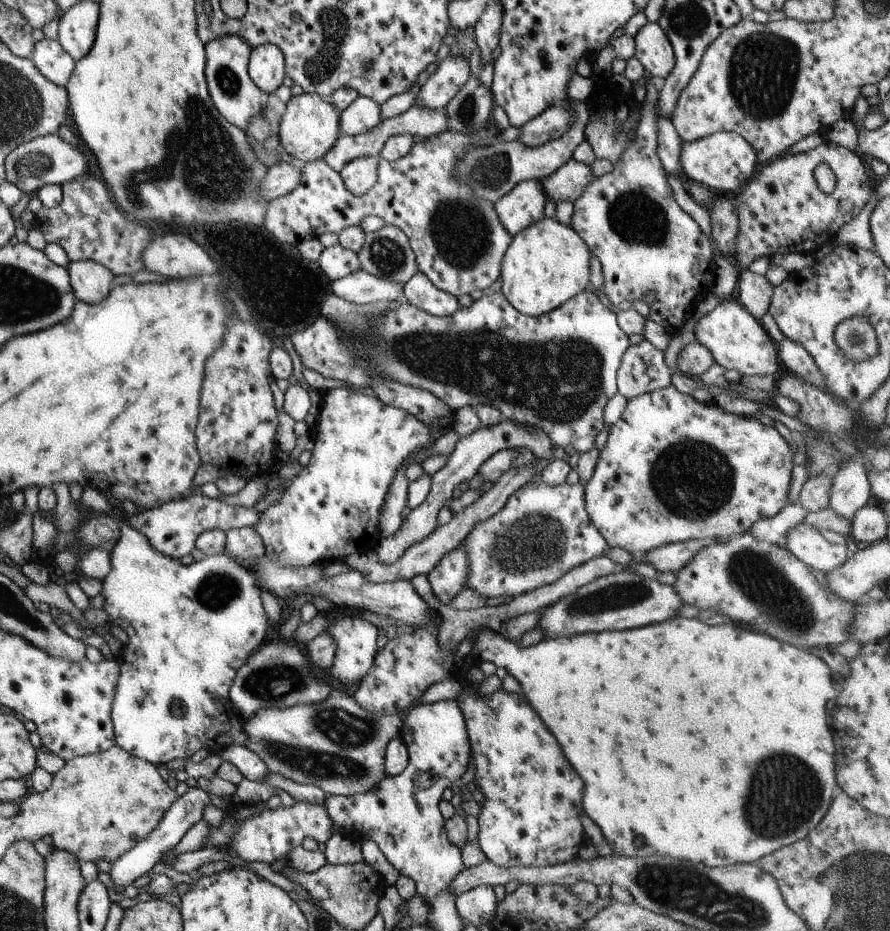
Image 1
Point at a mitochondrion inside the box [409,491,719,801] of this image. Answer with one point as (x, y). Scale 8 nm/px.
(536, 539)

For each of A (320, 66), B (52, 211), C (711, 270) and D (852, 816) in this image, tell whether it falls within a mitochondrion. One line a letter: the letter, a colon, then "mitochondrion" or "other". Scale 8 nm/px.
A: mitochondrion
B: other
C: other
D: other

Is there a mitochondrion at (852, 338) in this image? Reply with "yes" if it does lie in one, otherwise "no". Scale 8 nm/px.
yes

